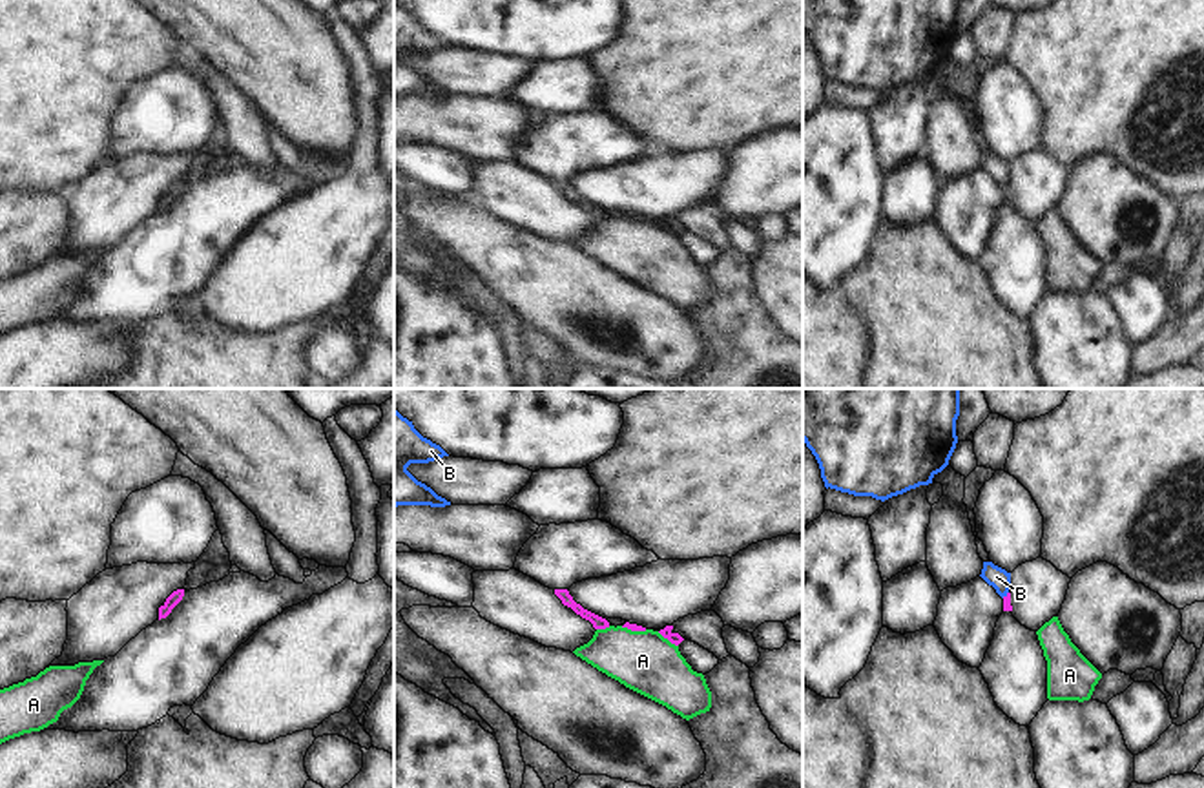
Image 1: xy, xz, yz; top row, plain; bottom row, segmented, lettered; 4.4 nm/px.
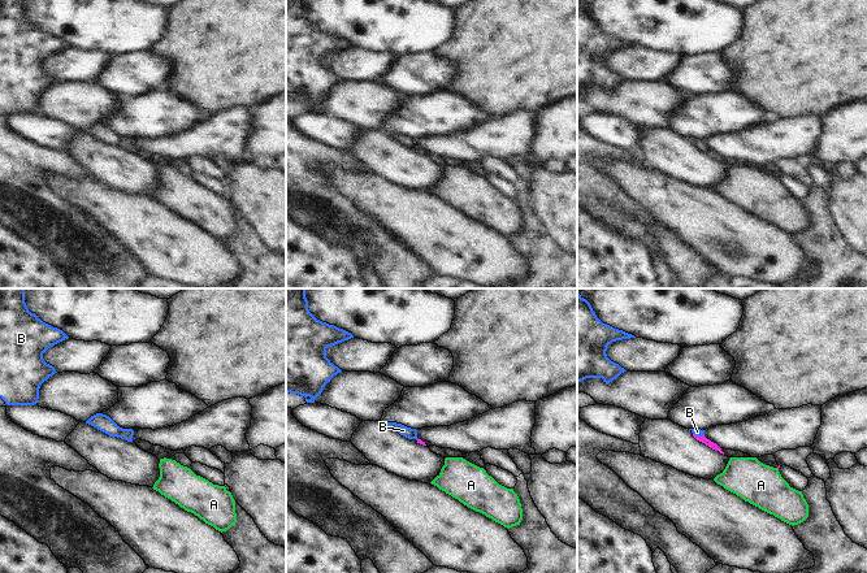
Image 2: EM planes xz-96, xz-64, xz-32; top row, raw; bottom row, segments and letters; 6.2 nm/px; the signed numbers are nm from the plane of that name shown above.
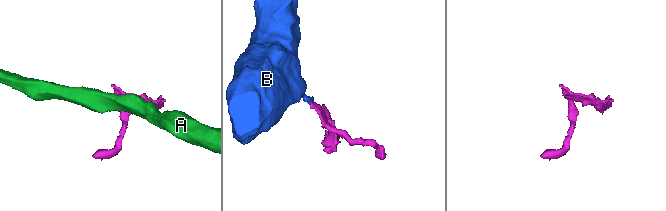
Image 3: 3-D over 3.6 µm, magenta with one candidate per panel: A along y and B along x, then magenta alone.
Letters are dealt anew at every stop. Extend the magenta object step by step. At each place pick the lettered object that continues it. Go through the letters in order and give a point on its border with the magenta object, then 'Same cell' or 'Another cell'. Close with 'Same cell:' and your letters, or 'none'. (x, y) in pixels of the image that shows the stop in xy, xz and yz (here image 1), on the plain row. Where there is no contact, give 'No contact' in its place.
A: Touches magenta at xz (668, 230). Another cell
B: Touches magenta at yz (1004, 188). Same cell
Same cell: B

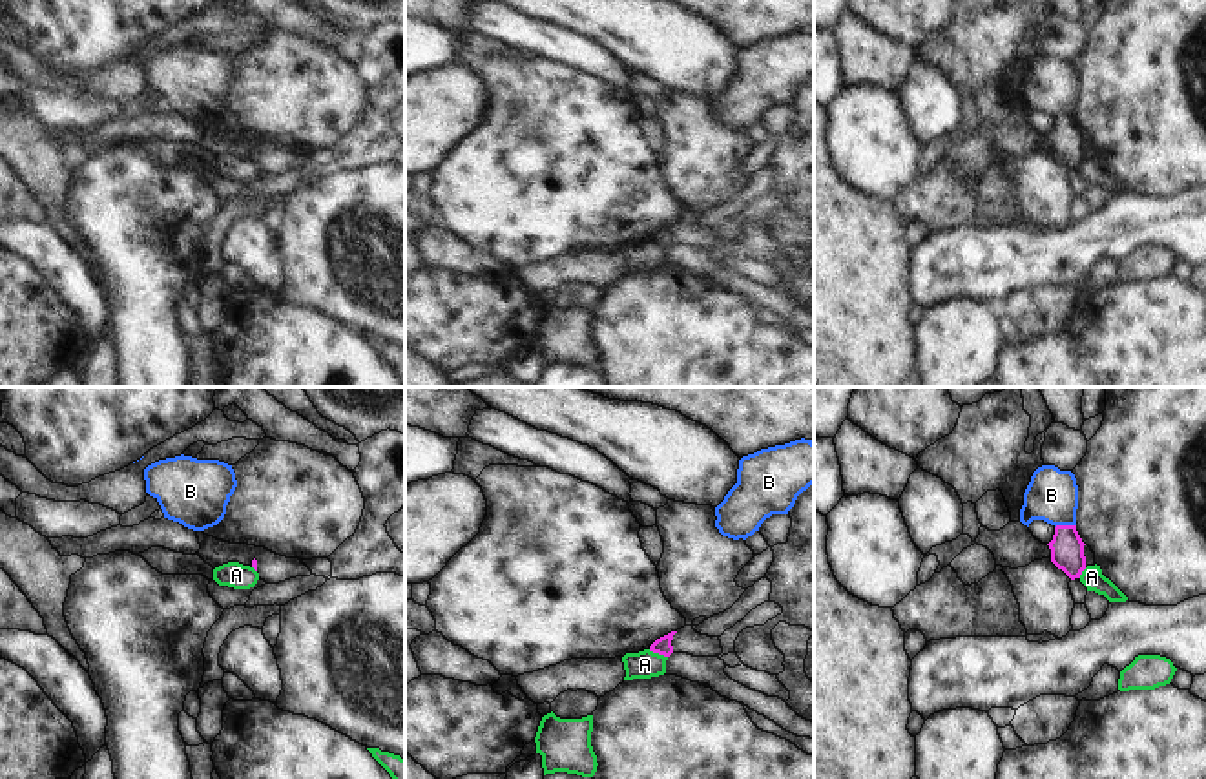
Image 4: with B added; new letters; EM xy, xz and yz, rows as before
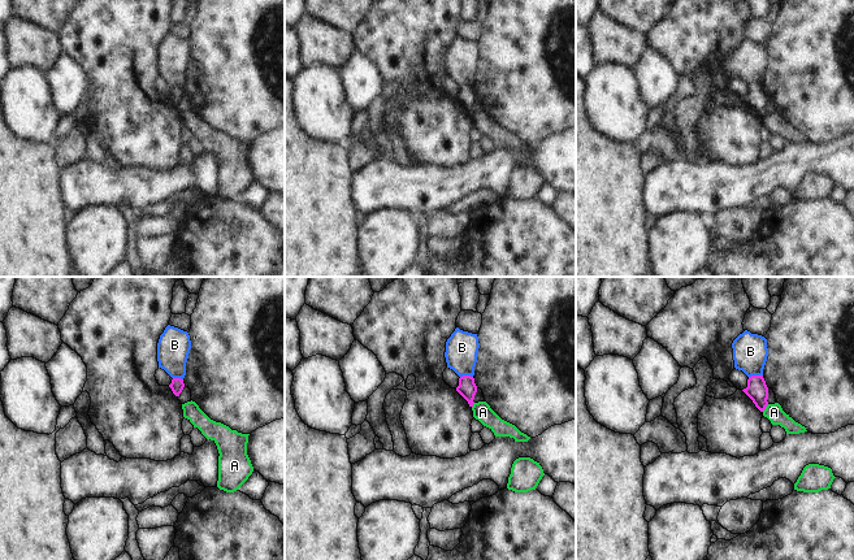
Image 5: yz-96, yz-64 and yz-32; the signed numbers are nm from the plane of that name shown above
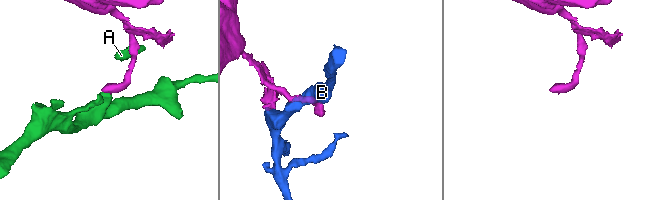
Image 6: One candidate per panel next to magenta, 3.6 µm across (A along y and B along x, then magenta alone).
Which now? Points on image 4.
A: Touches magenta at xz (657, 243). Another cell
B: Touches magenta at yz (1064, 117). Another cell
Same cell: none

